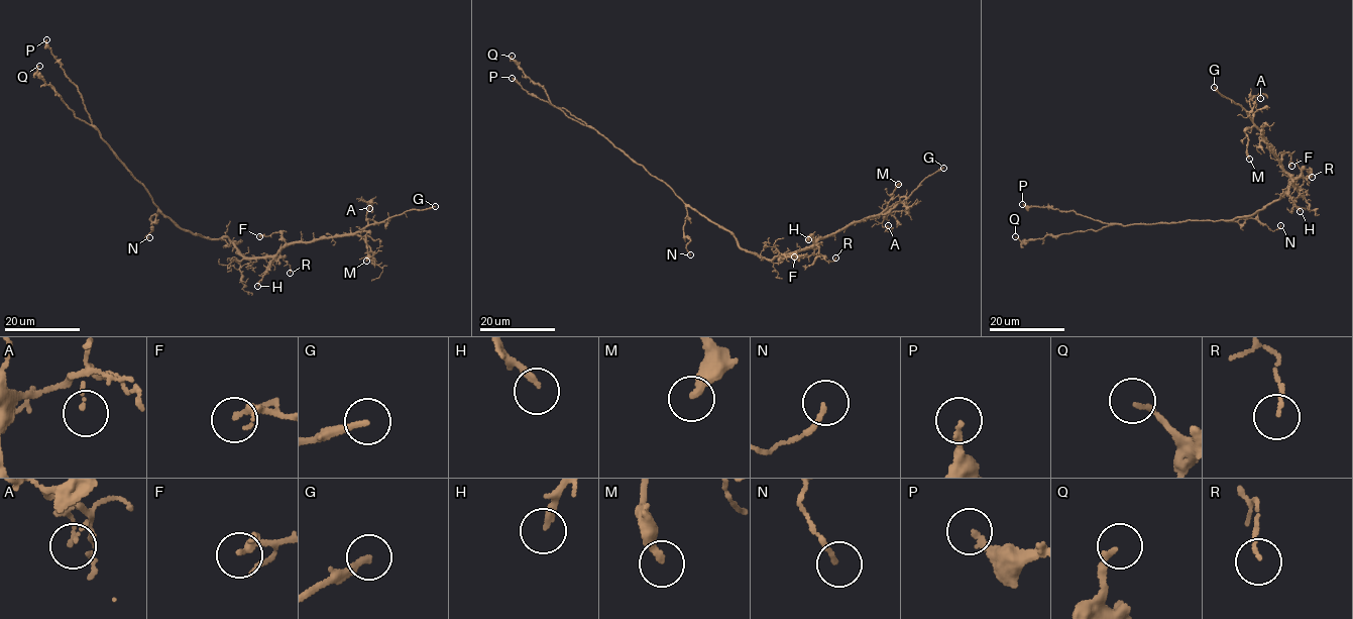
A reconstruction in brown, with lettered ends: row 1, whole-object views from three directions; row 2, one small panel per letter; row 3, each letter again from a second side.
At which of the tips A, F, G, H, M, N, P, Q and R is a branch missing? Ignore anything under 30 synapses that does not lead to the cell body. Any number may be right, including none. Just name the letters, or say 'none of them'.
G

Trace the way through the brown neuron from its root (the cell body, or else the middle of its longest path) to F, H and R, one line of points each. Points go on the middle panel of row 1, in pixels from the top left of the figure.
F: (720, 228), (729, 231), (743, 249), (768, 259), (808, 249), (820, 238), (811, 254), (794, 256)
H: (720, 228), (729, 231), (743, 249), (768, 259), (808, 249), (814, 242), (814, 236), (808, 239)
R: (720, 228), (729, 231), (743, 249), (762, 258), (771, 259), (815, 245), (826, 261), (833, 261), (835, 258)

